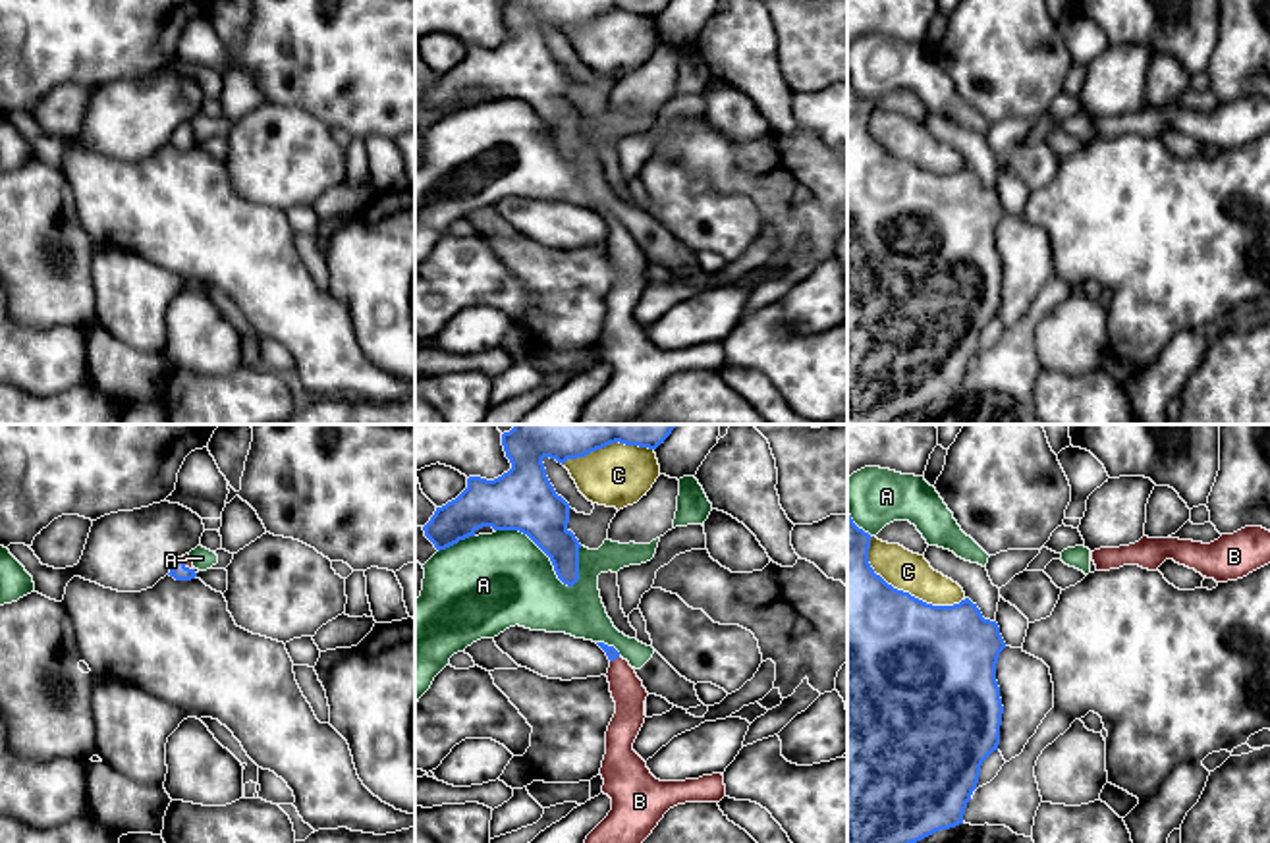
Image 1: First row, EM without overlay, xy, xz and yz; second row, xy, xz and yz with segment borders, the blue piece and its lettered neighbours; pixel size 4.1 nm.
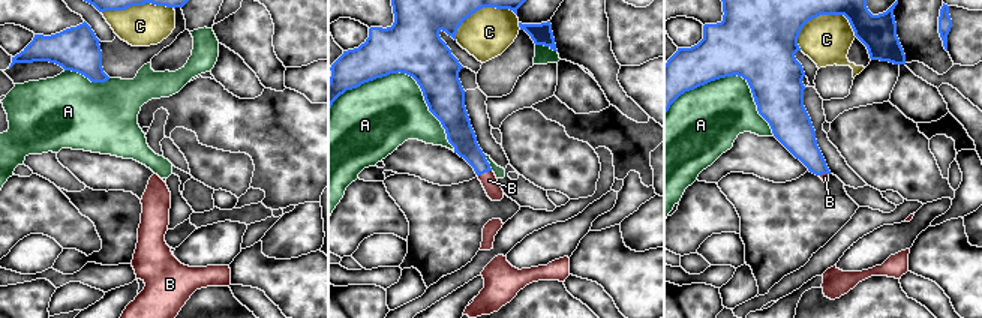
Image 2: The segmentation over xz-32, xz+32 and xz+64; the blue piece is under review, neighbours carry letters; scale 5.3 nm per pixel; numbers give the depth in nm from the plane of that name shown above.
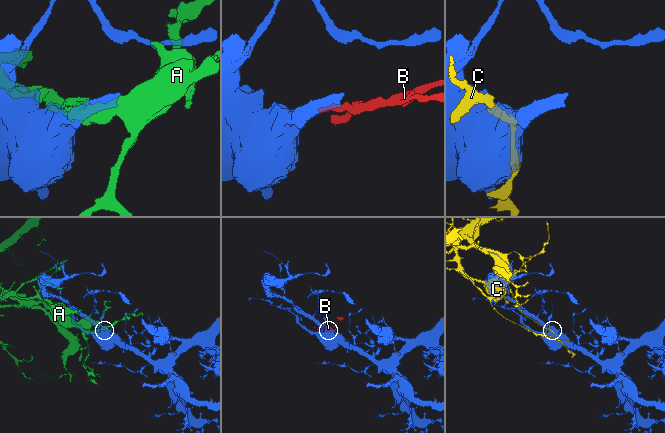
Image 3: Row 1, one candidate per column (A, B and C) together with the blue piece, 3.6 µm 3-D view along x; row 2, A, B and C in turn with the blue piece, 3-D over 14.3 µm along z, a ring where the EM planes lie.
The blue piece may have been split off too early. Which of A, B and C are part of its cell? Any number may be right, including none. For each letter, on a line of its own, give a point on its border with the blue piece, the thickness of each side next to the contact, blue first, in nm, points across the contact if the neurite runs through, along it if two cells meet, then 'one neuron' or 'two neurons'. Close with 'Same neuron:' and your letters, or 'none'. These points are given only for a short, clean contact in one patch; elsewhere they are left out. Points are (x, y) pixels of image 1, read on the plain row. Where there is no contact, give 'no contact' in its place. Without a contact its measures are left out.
A: contact xz (543, 118); calibres 260 and 400 nm; two neurons
B: contact xy (184, 132); calibres 70 and 30 nm; way xy (178, 139), (184, 132), (186, 126); one neuron
C: contact yz (902, 159); calibres 500 and 170 nm; two neurons
Same neuron: B

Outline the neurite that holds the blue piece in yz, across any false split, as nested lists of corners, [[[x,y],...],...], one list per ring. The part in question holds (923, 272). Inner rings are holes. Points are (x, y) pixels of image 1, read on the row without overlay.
[[[847,79],[847,424],[886,424],[940,397],[963,392],[963,382],[977,357],[982,330],[998,318],[1002,266],[996,231],[1006,210],[996,189],[984,187],[969,166],[953,174],[932,174],[888,152],[869,131],[870,102],[859,96]]]

